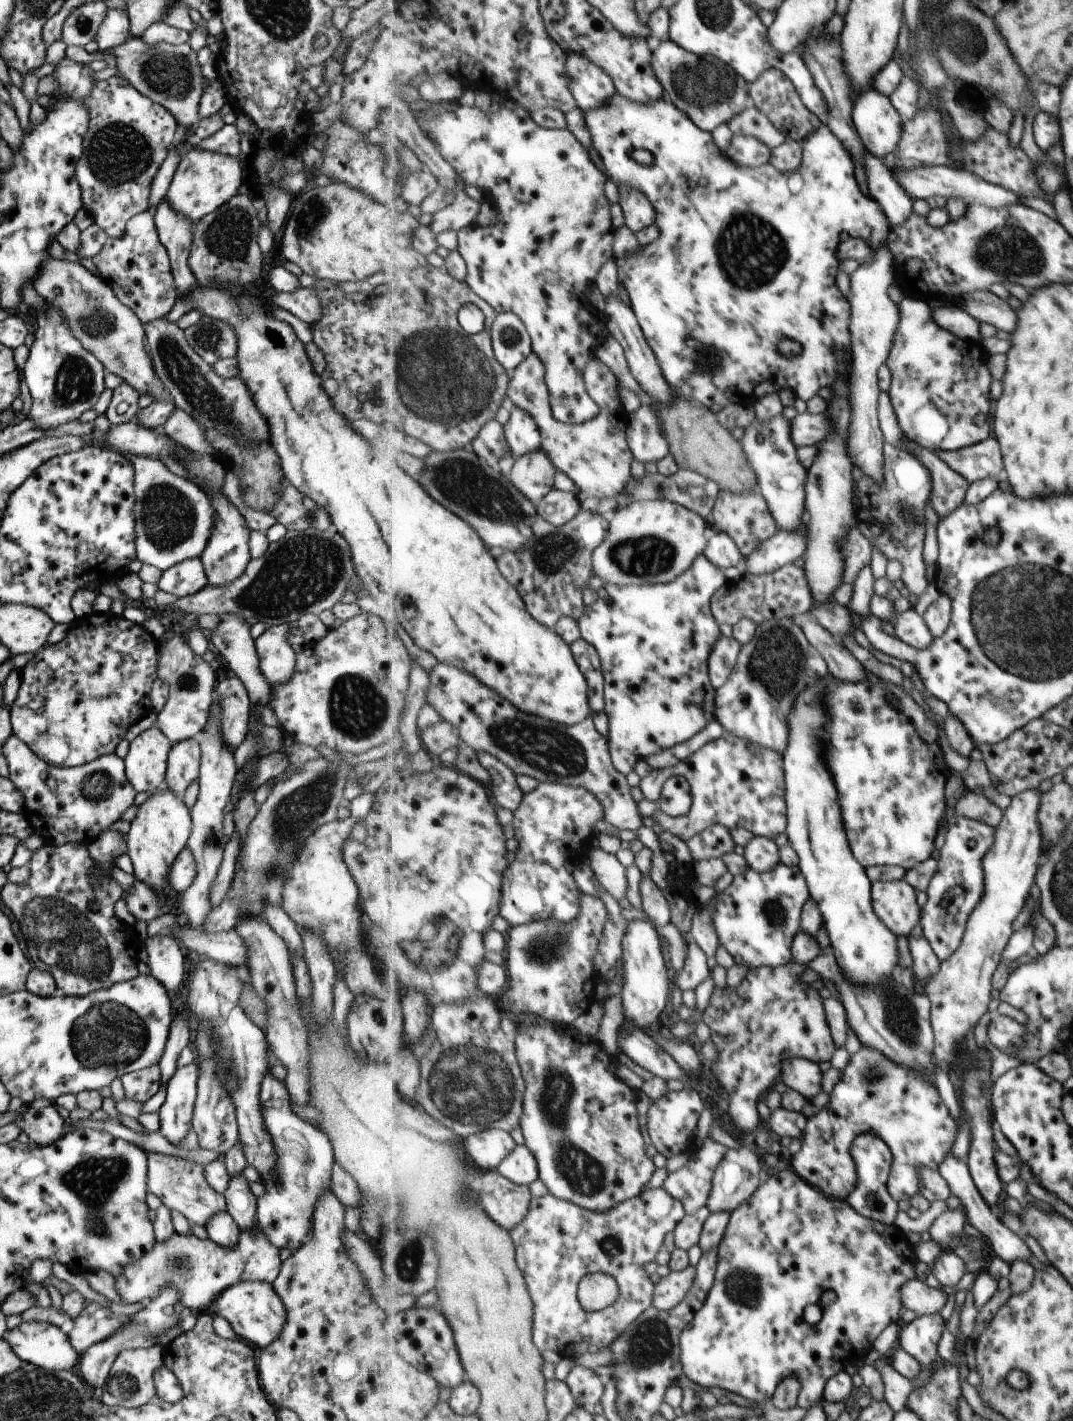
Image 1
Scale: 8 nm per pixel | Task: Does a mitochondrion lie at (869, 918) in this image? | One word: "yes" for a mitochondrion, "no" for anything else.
no

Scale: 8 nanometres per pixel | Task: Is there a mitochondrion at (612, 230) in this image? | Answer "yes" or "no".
no

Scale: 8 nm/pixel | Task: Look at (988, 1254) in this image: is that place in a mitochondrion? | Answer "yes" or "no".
no

